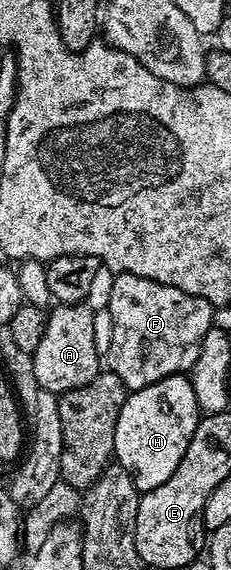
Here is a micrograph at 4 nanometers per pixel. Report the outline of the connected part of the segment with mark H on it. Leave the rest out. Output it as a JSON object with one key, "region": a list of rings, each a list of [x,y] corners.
{"region":[[[173,374],[164,380],[156,380],[156,384],[148,384],[127,393],[124,408],[120,408],[120,420],[116,420],[114,458],[128,472],[136,489],[145,492],[160,488],[160,484],[164,484],[164,480],[176,472],[176,464],[180,464],[180,460],[184,460],[184,452],[188,452],[188,444],[196,432],[199,417],[196,392],[192,392],[192,384],[186,374]]]}

